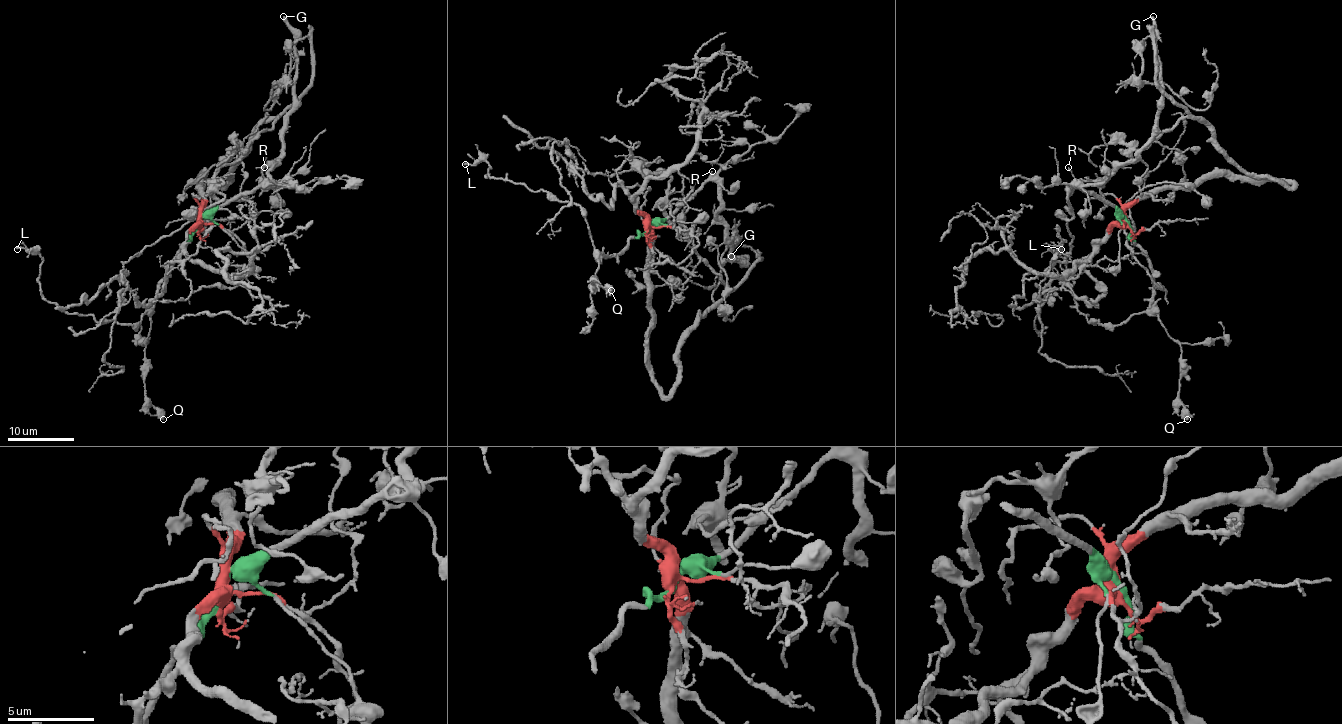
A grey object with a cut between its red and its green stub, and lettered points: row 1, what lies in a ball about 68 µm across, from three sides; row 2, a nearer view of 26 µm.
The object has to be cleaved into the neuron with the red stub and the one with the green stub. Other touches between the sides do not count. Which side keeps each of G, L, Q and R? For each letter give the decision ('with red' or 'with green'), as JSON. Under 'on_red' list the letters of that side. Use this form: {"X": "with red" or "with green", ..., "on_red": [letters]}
{"G": "with green", "L": "with green", "Q": "with green", "R": "with green", "on_red": []}

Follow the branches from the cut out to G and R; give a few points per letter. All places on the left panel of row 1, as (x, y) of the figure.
G: (199, 220), (271, 184), (269, 172), (293, 107), (296, 70), (295, 29), (283, 16)
R: (199, 220), (251, 192), (264, 179), (264, 167)

